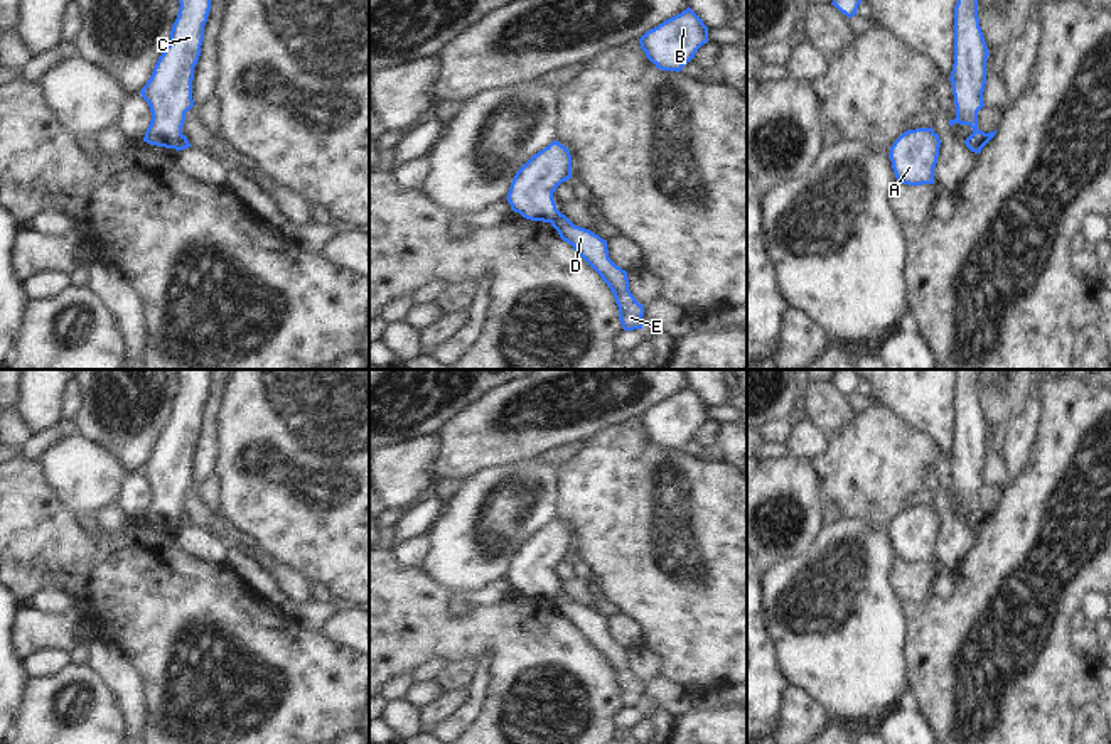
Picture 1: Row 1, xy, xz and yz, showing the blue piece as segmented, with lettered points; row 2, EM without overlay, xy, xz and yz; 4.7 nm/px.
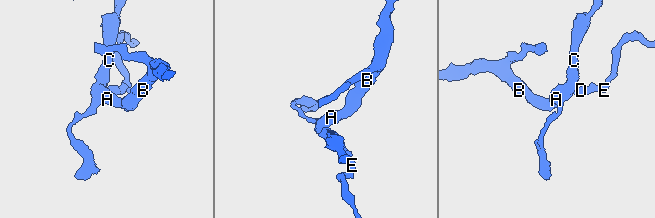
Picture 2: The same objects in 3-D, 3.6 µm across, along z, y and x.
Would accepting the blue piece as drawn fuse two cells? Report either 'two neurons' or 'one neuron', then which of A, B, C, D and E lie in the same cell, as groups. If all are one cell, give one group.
two neurons; A B C / D E

